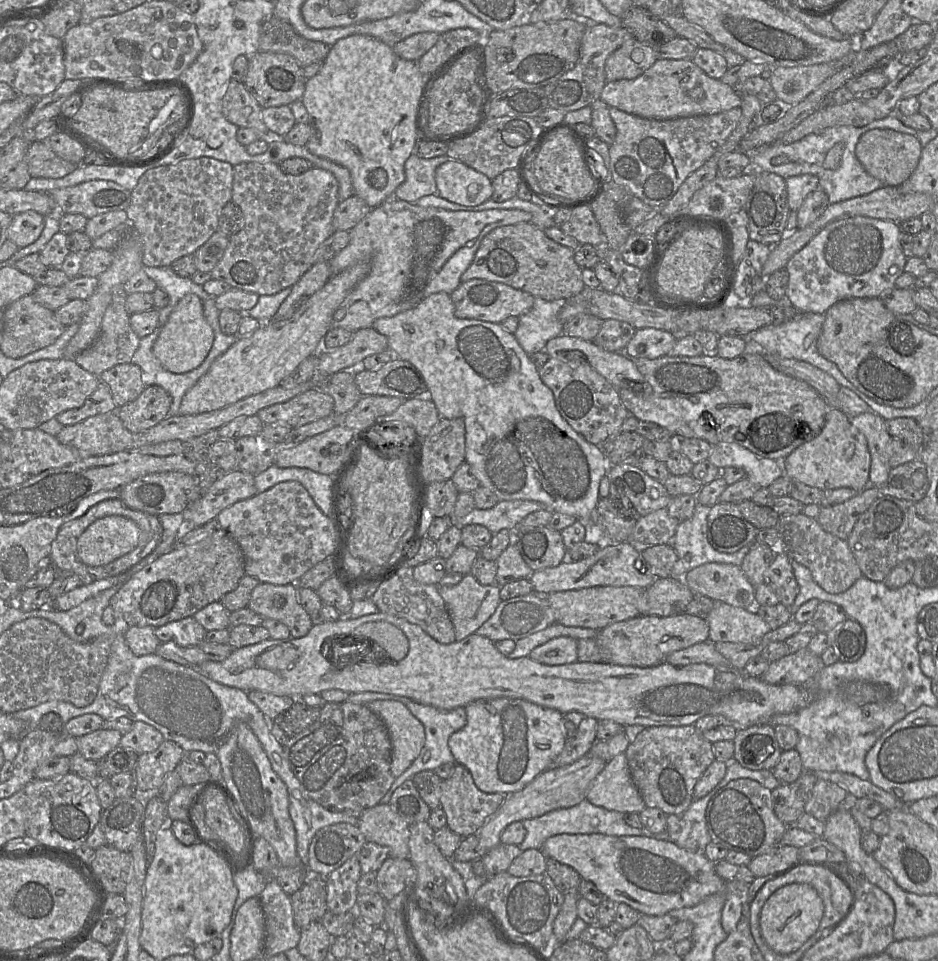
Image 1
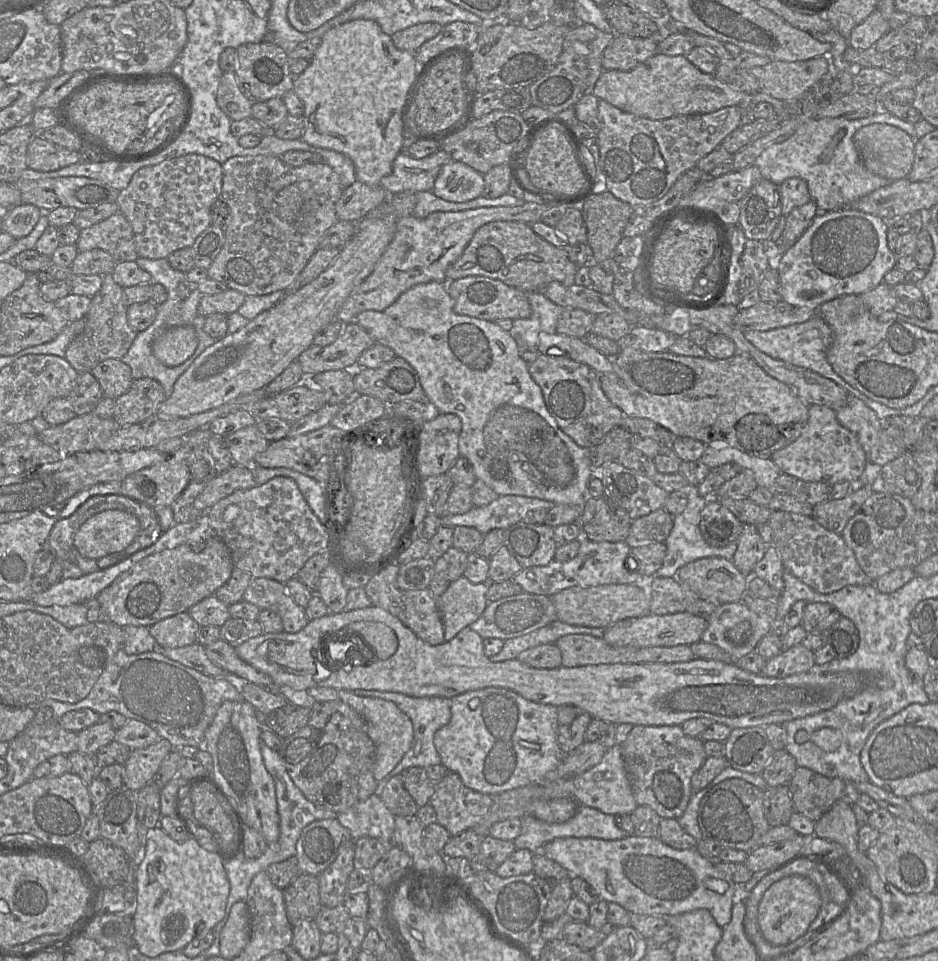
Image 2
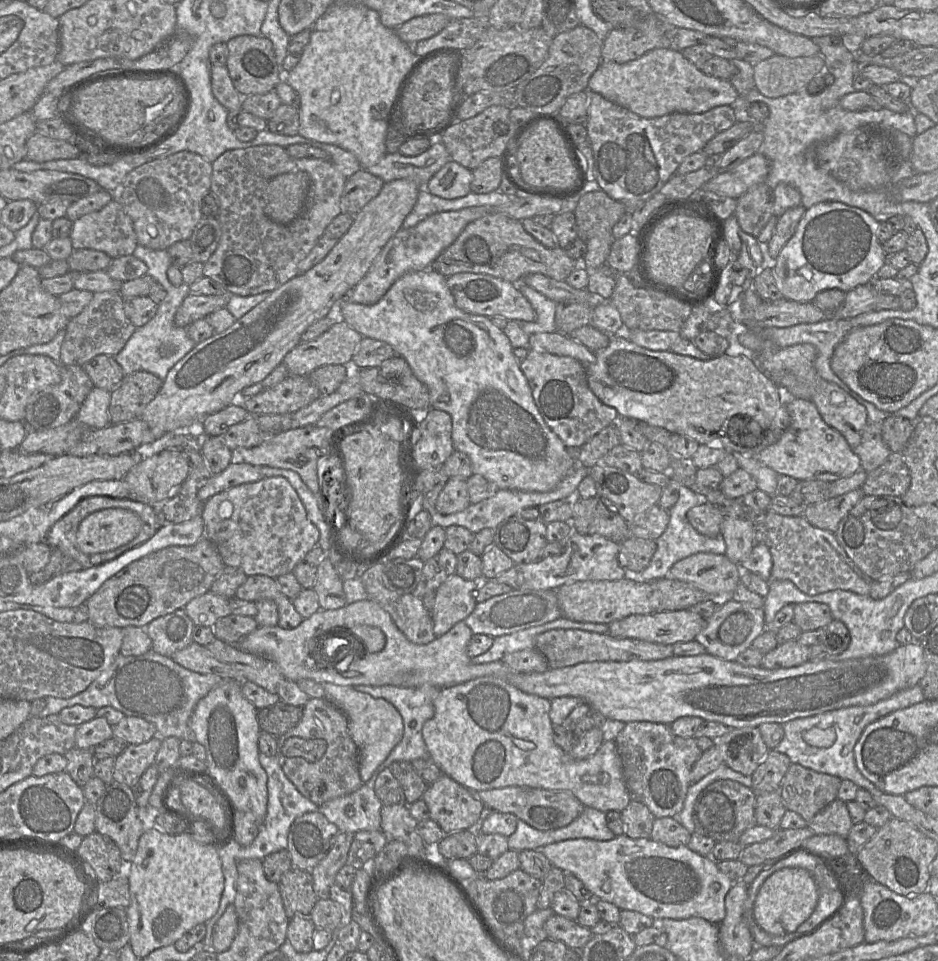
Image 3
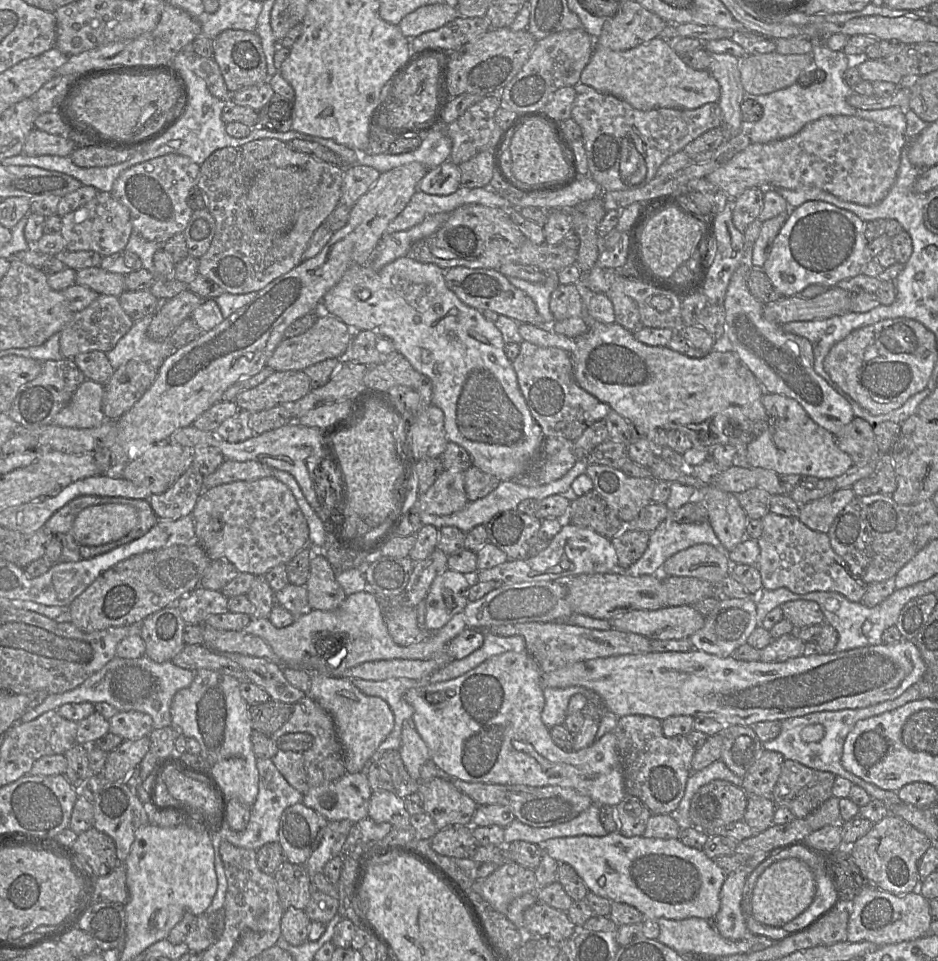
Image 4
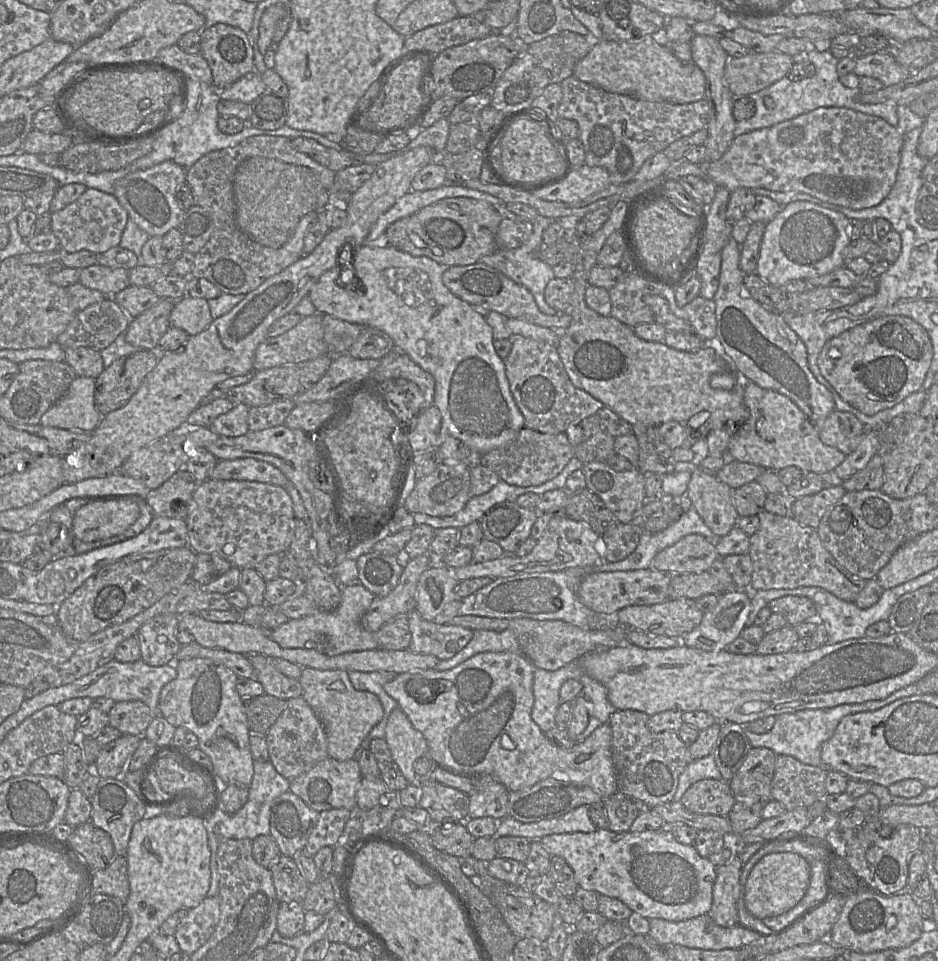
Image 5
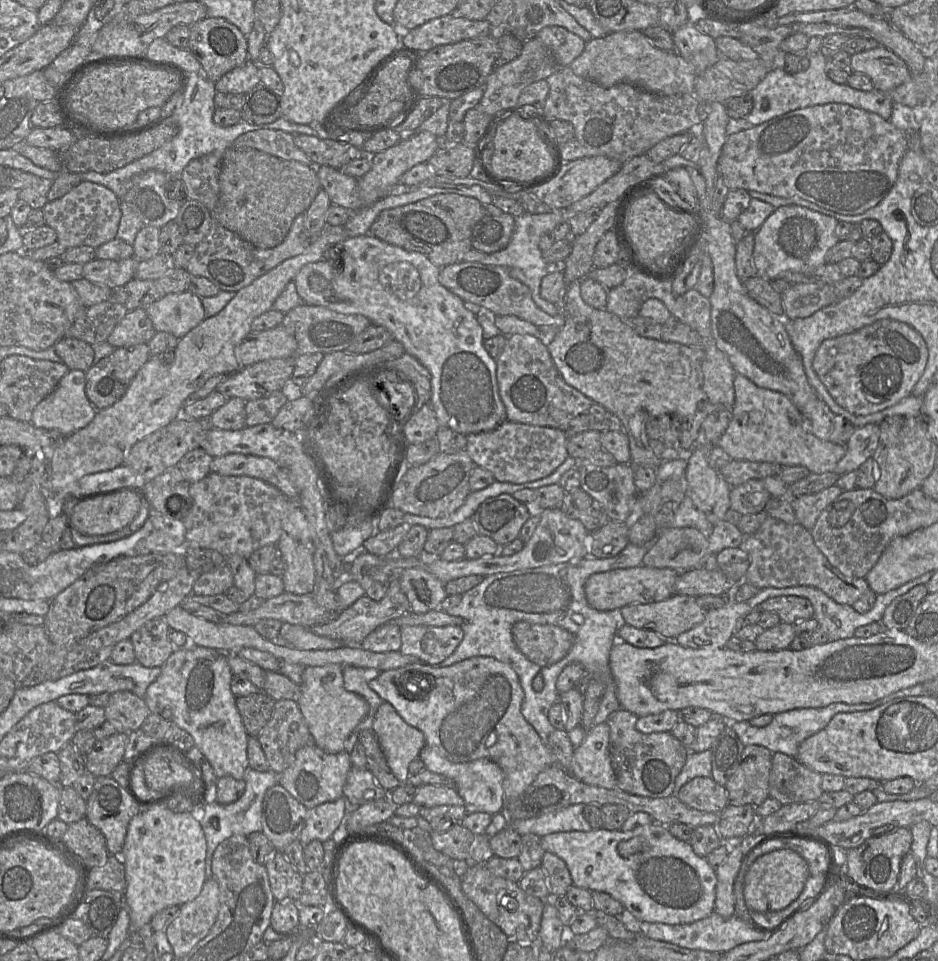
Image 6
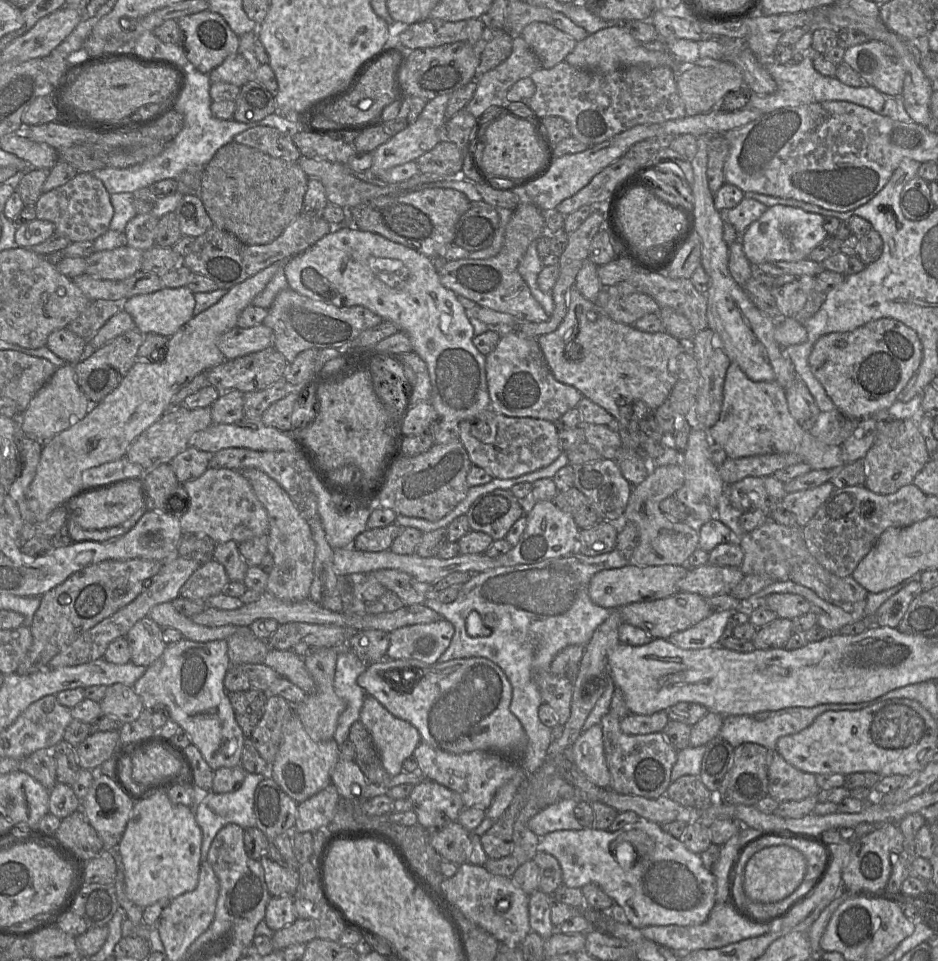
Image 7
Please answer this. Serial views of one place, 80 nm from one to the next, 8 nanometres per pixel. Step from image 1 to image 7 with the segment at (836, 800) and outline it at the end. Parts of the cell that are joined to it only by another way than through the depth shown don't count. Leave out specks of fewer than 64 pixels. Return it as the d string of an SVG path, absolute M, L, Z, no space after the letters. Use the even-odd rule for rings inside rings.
M769 751L768 795L775 801L803 800L820 790L814 774L798 770L776 751Z

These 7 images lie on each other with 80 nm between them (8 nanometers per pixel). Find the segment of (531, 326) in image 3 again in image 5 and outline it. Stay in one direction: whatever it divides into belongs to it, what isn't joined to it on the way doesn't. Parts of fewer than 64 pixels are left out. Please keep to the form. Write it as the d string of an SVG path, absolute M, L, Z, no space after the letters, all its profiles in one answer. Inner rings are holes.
M539 215L533 222L533 232L531 236L524 244L511 250L498 250L491 255L482 257L479 261L490 267L497 267L498 271L502 272L511 280L526 287L532 293L538 309L546 315L557 314L557 311L548 305L544 297L544 291L548 282L555 276L552 271L553 267L539 258L539 250L542 247L542 235L544 230L554 222L556 222L555 218Z

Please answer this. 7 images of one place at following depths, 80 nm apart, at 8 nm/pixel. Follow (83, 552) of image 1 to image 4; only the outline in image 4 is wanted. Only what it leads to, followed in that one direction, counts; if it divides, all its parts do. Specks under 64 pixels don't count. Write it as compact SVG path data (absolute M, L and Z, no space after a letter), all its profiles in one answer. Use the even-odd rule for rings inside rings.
M99 504L77 515L73 535L79 545L99 546L126 536L136 525L136 513L131 505Z

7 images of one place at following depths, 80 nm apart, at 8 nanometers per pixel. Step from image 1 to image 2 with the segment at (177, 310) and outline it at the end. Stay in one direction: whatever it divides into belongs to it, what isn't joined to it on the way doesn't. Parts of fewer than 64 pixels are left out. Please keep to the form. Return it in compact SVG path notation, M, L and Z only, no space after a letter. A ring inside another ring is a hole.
M174 326L153 343L153 354L164 365L175 367L190 359L197 345L198 337L192 326Z

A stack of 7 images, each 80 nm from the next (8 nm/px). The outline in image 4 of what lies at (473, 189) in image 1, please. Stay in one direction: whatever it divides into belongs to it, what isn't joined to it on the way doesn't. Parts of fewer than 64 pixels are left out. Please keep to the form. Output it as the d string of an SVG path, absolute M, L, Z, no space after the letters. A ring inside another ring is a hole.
M451 161L427 171L418 185L418 190L430 195L449 195L460 188L459 167Z

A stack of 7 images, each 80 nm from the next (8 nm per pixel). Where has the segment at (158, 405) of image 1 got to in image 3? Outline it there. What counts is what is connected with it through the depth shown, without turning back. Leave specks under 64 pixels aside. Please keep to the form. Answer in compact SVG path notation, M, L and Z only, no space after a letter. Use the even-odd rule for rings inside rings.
M146 371L126 375L121 384L111 392L108 408L113 424L141 419L147 405L157 396L162 380Z

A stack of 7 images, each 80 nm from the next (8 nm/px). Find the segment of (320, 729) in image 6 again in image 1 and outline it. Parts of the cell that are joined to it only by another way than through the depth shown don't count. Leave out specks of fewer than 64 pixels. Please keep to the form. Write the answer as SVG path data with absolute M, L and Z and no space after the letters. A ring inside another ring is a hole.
M374 700L365 706L386 725L391 743L391 772L400 776L420 755L425 745L423 724L401 702Z

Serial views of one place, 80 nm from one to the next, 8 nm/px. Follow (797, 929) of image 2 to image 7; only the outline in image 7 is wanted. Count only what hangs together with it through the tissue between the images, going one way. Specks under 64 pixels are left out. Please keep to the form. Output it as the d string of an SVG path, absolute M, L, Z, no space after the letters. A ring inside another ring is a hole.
M772 846L755 853L747 862L743 880L743 895L750 904L775 903L791 895L806 874L803 856L788 846Z

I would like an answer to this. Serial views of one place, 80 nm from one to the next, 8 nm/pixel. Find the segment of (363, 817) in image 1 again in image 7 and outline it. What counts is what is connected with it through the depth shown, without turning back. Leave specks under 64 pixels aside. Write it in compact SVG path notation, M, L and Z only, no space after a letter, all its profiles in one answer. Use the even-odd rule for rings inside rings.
M294 707L294 715L283 726L282 741L281 741L281 744L279 746L279 750L277 752L277 755L276 755L276 758L275 758L274 762L269 766L269 775L268 776L270 776L281 787L281 789L287 795L289 795L297 803L301 803L301 802L306 801L307 799L311 798L312 796L316 795L317 793L319 793L320 791L322 791L328 785L330 785L332 783L331 775L332 775L332 772L333 772L333 770L334 770L334 768L335 768L335 766L336 766L336 764L338 763L339 760L340 760L339 745L336 743L336 741L334 741L334 740L329 740L329 741L315 741L315 740L313 740L308 735L308 733L306 732L300 718L295 713L295 707Z

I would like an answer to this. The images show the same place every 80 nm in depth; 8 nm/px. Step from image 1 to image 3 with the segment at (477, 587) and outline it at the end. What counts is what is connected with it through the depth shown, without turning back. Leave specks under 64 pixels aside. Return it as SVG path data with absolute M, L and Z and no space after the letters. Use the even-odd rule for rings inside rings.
M453 574L435 590L430 613L436 637L447 633L456 623L464 621L473 612L477 605L477 583L479 582Z

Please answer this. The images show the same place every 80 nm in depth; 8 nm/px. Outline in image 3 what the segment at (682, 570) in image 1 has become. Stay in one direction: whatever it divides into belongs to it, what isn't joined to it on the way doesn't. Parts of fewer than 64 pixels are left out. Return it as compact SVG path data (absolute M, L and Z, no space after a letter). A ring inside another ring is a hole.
M683 485L678 487L679 498L677 502L668 510L669 523L663 534L655 540L657 549L649 565L641 572L627 572L627 578L636 582L652 582L668 576L671 567L681 559L699 552L709 552L713 554L725 554L726 543L719 535L711 538L700 534L687 520L686 514L689 509L699 504L699 495L693 490Z

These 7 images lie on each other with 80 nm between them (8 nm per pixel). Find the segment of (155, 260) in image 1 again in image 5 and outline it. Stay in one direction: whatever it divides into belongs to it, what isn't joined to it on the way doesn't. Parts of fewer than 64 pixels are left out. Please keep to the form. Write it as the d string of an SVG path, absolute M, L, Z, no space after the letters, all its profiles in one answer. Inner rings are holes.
M164 161L118 180L114 195L139 228L149 236L163 237L169 230L178 228L184 219L185 210L177 202L176 192L186 183L186 171L173 161Z

